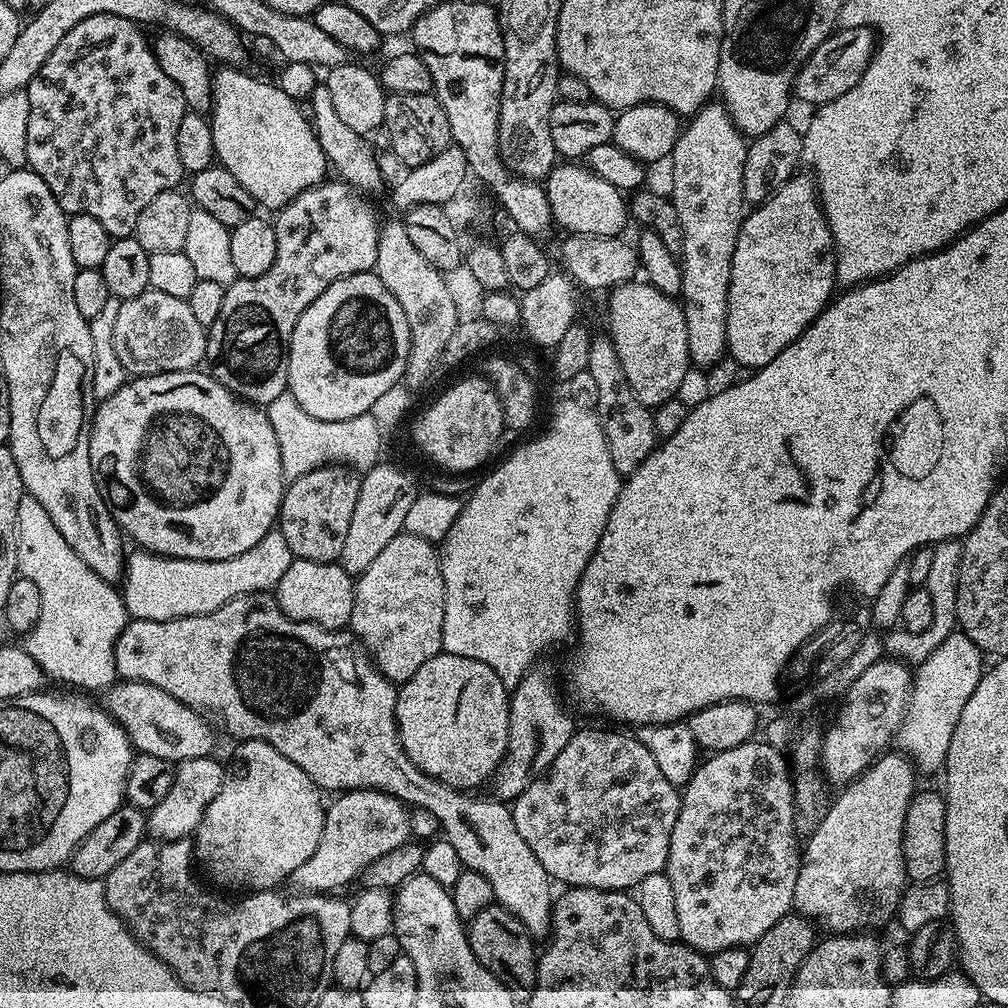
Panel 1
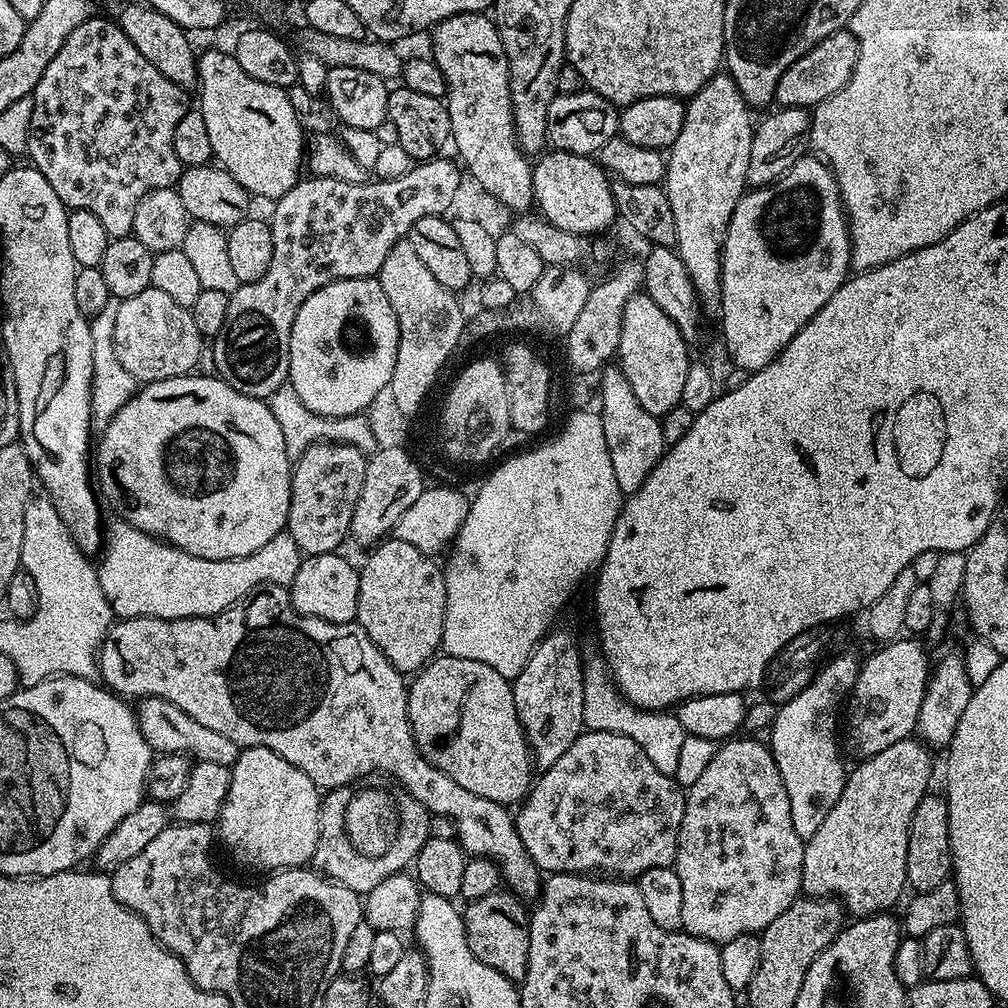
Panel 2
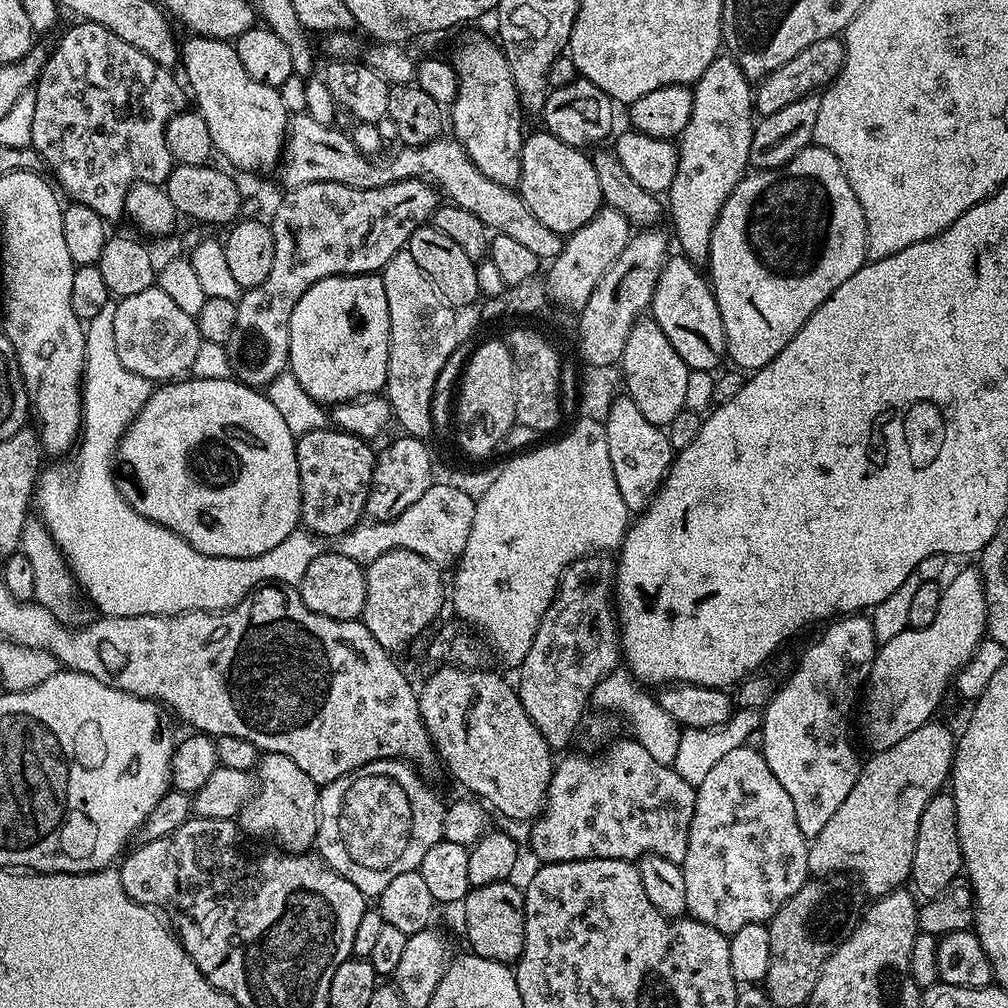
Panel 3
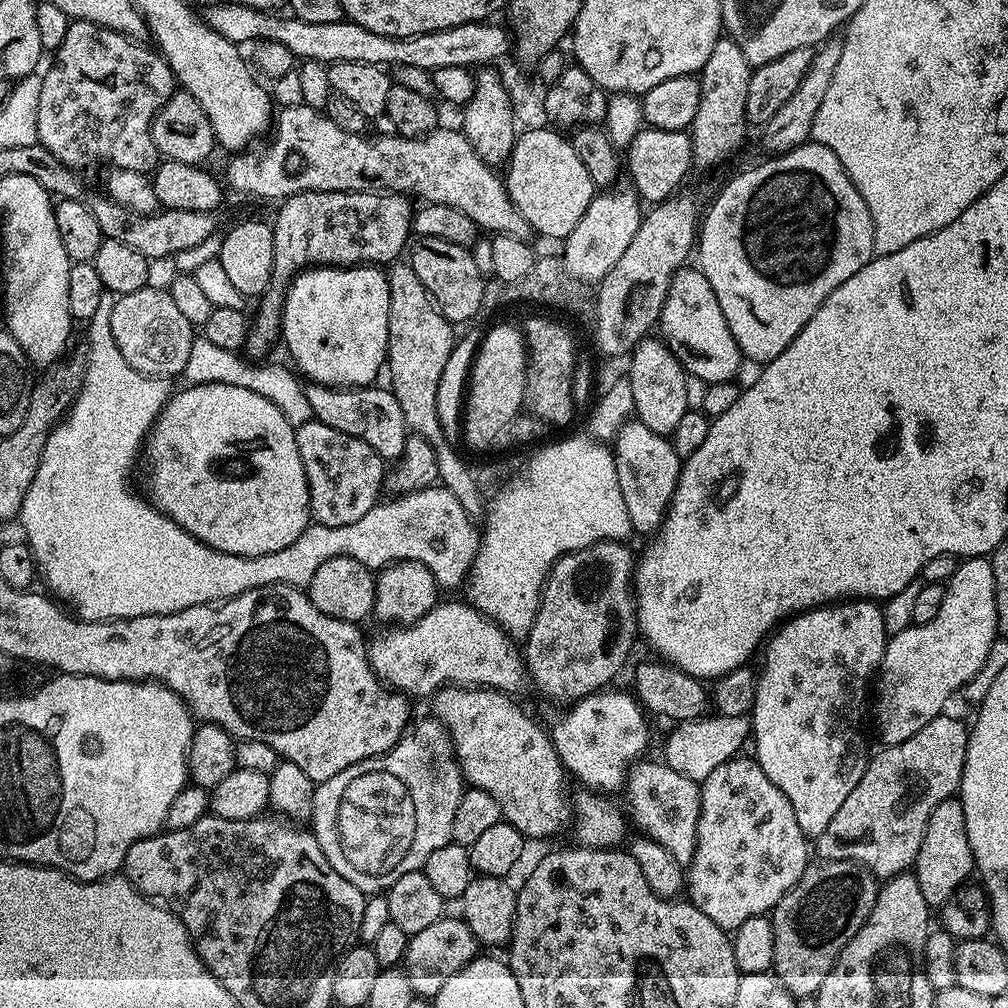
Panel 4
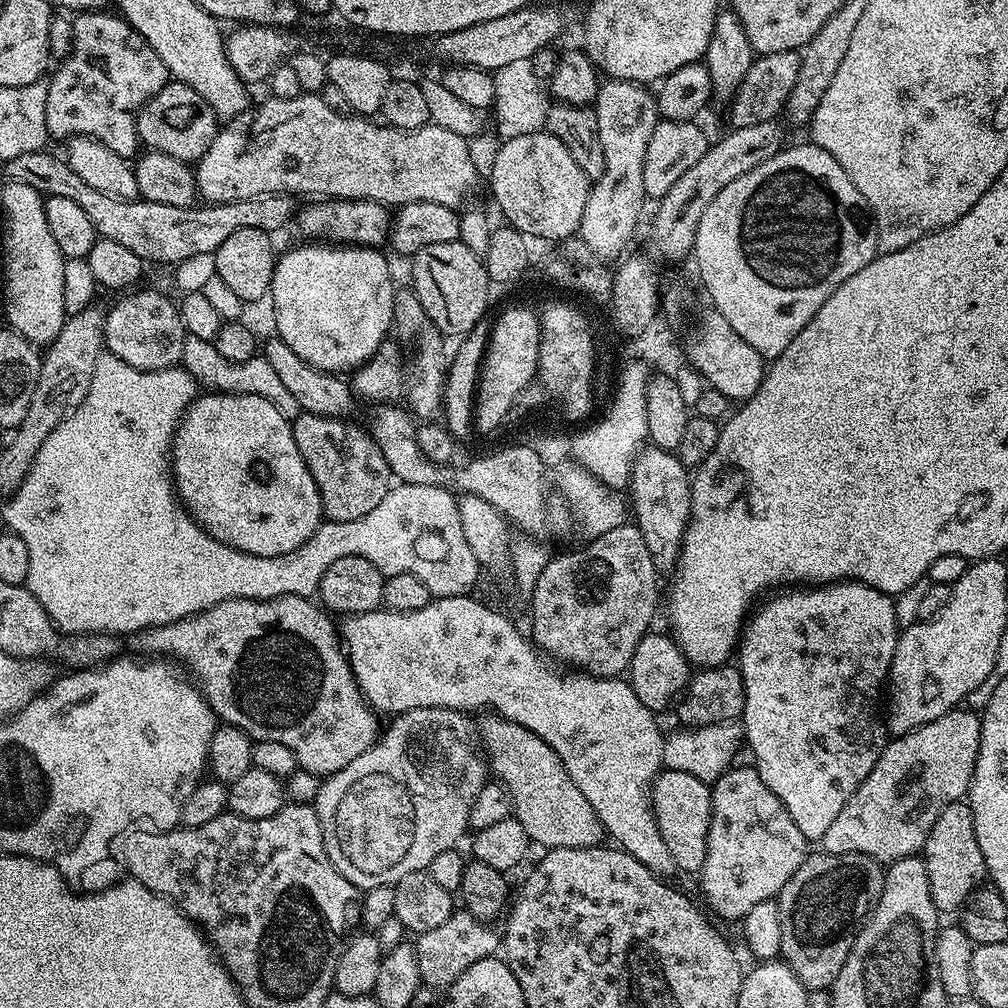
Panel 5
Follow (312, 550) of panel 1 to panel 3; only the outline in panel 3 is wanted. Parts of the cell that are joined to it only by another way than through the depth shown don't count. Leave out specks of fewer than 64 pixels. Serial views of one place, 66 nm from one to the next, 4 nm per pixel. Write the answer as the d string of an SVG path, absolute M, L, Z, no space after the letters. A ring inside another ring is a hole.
M329 426L322 430L310 430L296 437L296 457L302 490L300 524L317 538L345 536L361 523L377 453L373 445L358 436Z

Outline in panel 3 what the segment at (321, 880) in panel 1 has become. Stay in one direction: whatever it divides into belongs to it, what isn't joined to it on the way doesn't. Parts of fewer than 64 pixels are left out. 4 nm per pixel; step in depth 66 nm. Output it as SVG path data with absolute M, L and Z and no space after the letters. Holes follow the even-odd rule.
M402 759L375 760L367 764L365 768L348 772L342 778L338 778L320 788L320 806L318 809L320 825L316 831L315 851L328 863L329 868L333 868L335 872L342 874L342 878L346 878L346 882L354 882L354 886L358 886L358 890L365 898L379 898L382 890L386 890L386 886L390 886L390 882L394 882L394 878L398 878L398 874L417 871L422 858L426 858L426 850L430 850L430 846L434 846L439 840L444 839L445 801L440 801L439 794L434 789L427 788L423 783L427 784L422 779L419 771L409 761Z

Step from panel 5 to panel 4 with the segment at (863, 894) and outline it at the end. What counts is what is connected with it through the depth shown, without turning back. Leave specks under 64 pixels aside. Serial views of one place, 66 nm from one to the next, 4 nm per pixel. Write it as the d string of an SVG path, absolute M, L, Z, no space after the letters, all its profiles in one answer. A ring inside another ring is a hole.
M820 860L809 863L802 878L788 893L776 903L770 913L774 926L774 975L782 982L782 986L794 998L815 997L816 991L826 982L826 974L836 965L836 959L842 954L846 942L858 934L865 918L874 910L876 893L878 891L877 877L872 875L872 869L856 864L853 860Z

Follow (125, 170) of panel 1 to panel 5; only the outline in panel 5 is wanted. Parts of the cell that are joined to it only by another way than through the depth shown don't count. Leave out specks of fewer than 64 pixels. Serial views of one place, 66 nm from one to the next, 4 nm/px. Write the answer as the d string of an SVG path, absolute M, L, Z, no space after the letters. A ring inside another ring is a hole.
M97 10L71 17L72 49L48 80L46 126L49 137L57 136L61 142L74 136L91 136L114 154L132 158L137 155L136 148L141 147L136 114L162 86L169 84L170 77L166 62L158 58L146 38L134 31L123 16L109 12Z

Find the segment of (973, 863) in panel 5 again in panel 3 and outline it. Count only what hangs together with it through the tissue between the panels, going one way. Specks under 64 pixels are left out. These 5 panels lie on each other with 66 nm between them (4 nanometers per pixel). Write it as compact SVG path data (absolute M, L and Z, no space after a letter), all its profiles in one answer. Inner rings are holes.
M941 790L934 798L930 798L930 802L926 802L926 810L922 810L922 818L918 818L918 838L914 838L911 887L921 901L934 898L942 894L942 890L946 890L950 882L958 879L963 866L962 846L958 842L958 810L954 810L951 791Z

